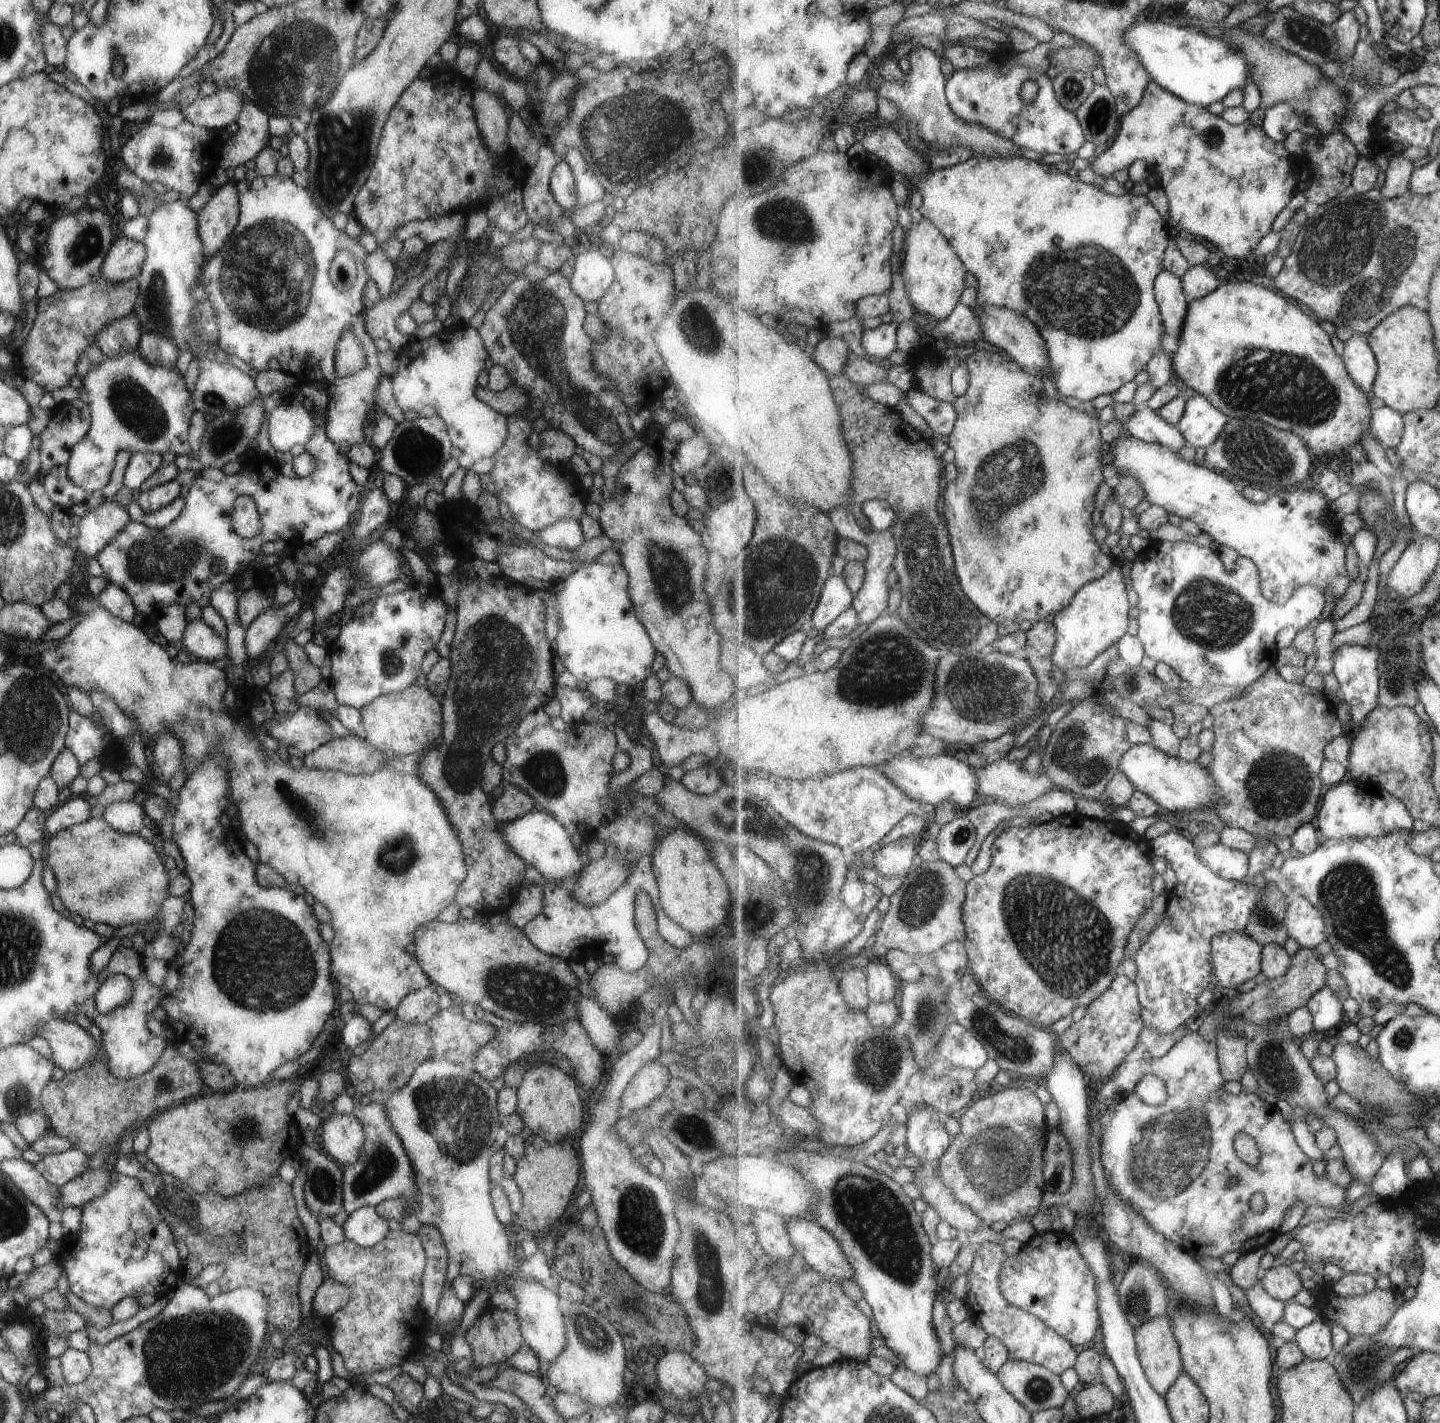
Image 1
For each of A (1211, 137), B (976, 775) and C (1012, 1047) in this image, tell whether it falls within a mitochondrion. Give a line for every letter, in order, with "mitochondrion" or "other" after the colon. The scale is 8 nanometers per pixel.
A: mitochondrion
B: other
C: mitochondrion

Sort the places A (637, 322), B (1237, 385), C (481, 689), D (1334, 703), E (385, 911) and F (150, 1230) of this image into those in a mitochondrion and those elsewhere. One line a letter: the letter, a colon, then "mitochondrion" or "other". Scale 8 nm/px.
A: other
B: mitochondrion
C: mitochondrion
D: other
E: other
F: other

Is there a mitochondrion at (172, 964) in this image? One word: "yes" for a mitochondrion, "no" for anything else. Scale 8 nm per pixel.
no

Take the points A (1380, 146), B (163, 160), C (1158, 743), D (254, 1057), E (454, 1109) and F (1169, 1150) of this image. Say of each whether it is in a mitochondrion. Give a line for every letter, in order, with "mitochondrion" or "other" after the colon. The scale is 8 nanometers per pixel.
A: other
B: mitochondrion
C: other
D: other
E: mitochondrion
F: mitochondrion

